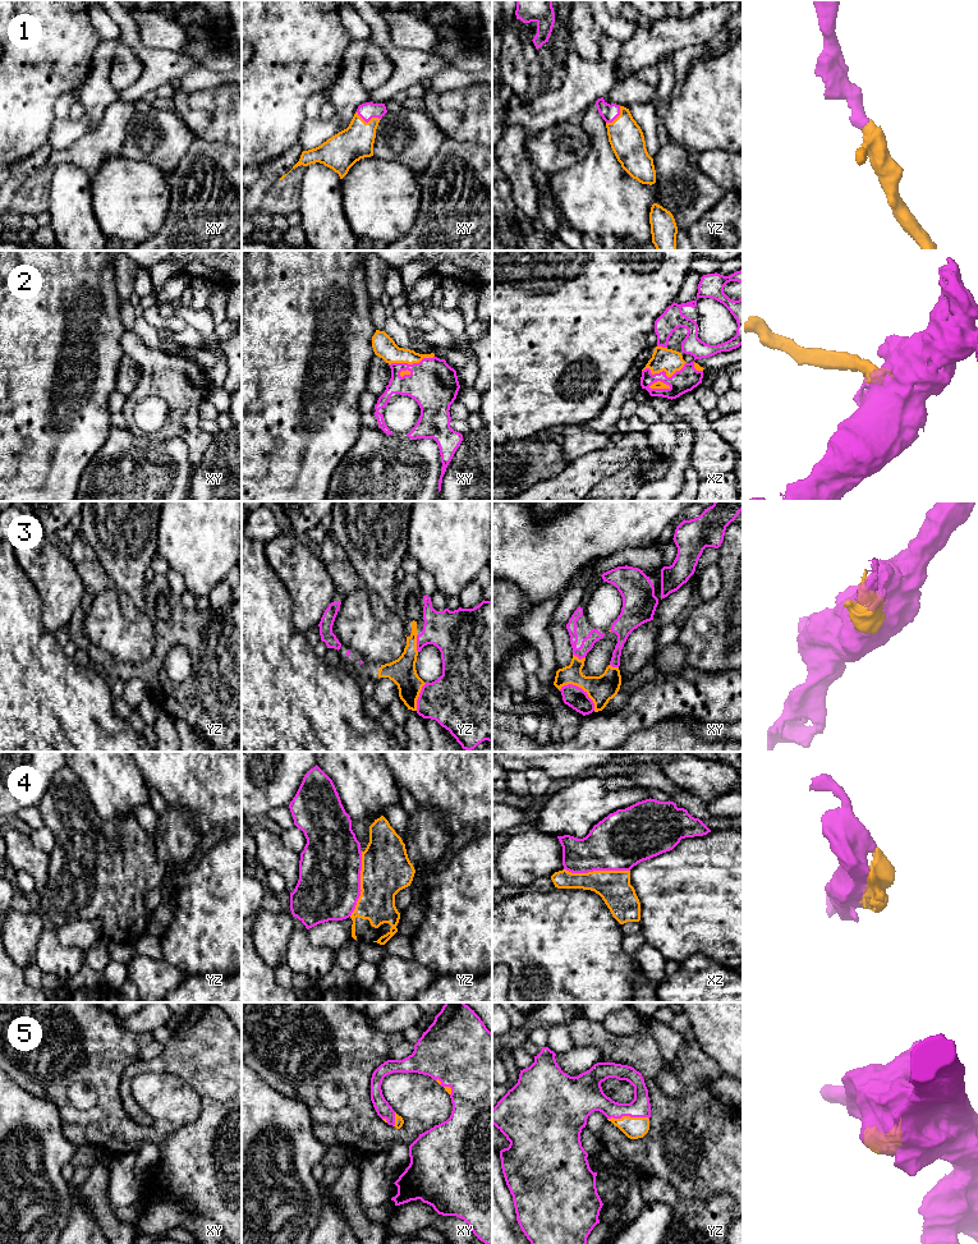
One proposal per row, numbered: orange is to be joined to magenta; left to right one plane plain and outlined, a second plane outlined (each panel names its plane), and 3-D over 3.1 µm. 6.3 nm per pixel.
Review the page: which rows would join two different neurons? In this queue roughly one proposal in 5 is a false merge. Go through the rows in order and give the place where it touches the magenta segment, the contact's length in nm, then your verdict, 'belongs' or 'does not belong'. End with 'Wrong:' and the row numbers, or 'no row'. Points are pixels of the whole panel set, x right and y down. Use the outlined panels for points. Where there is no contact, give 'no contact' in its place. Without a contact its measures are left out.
1: contact xy (368, 120); length 170 nm; belongs
2: contact xz (664, 371); length 280 nm; belongs
3: contact xy (582, 689); length 260 nm; belongs
4: contact xz (597, 870); length 420 nm; belongs
5: contact yz (628, 1115); length 260 nm; belongs
Wrong: no row

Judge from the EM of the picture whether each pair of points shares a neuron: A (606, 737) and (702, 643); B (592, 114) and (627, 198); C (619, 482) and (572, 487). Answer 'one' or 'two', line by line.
A: two
B: one
C: two

